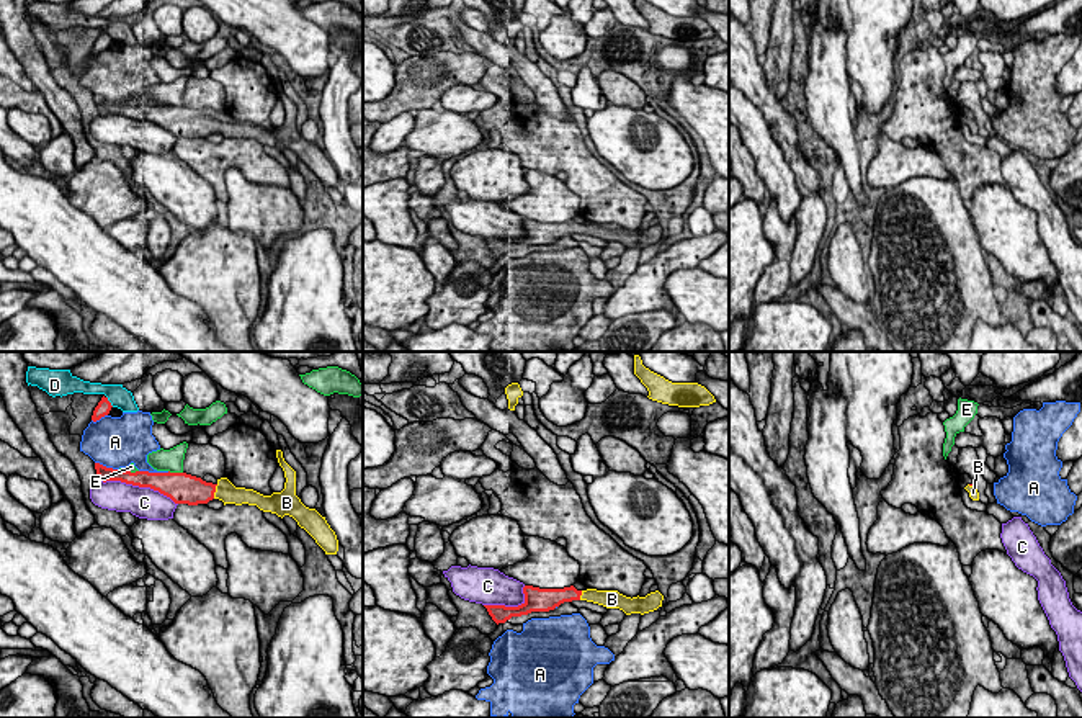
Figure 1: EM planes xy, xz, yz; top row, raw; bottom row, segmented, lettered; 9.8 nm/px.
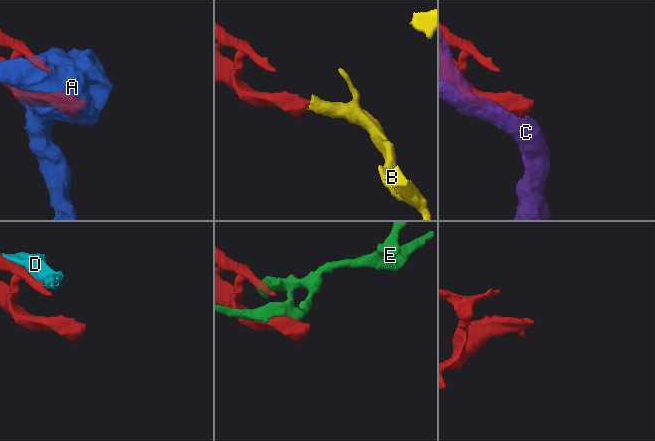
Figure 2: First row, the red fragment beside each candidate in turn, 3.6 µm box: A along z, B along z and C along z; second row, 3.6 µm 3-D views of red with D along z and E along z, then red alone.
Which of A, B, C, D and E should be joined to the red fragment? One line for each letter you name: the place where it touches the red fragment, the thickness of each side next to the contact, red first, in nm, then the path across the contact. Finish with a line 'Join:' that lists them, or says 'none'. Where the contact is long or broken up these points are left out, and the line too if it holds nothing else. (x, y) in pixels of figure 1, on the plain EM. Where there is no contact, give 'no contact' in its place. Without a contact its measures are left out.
B: xy (214, 125) | 280/200 nm | across xy (190, 123), (214, 125), (226, 125)
Join: B

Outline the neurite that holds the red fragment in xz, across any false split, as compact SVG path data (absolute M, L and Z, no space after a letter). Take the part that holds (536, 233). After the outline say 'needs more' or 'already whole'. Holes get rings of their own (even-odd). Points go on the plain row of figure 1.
M533 219L523 221L525 236L518 240L505 240L505 239L484 239L492 250L492 254L499 257L505 257L512 250L528 249L531 245L549 245L559 240L564 236L572 234L587 234L606 242L619 242L626 249L631 247L649 247L662 240L664 229L655 224L647 227L646 231L626 231L618 224L577 224L574 219L564 222L539 222Z | needs more

